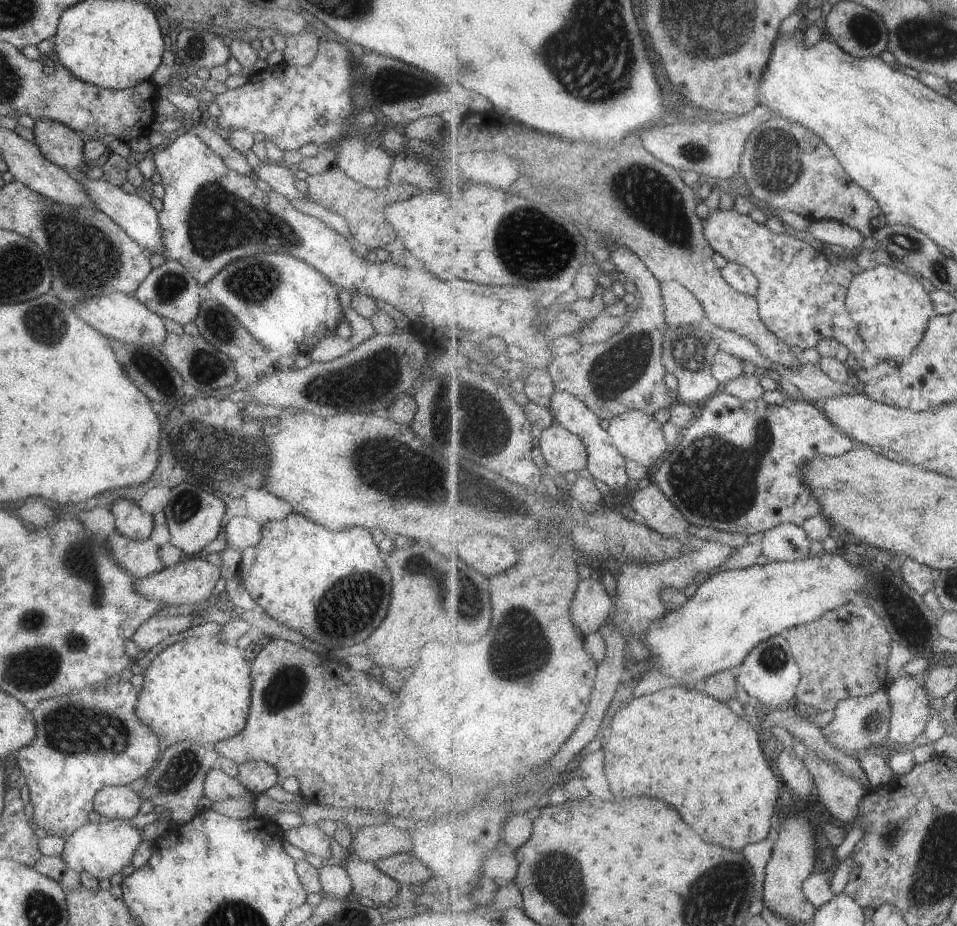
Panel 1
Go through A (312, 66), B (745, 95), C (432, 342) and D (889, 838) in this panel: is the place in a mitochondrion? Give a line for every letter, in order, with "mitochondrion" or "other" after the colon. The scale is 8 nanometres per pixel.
A: other
B: other
C: other
D: mitochondrion

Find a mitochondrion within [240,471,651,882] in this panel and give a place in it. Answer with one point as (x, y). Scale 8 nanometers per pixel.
(351, 604)

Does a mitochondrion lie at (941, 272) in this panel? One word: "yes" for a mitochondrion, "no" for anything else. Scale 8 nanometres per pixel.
yes

